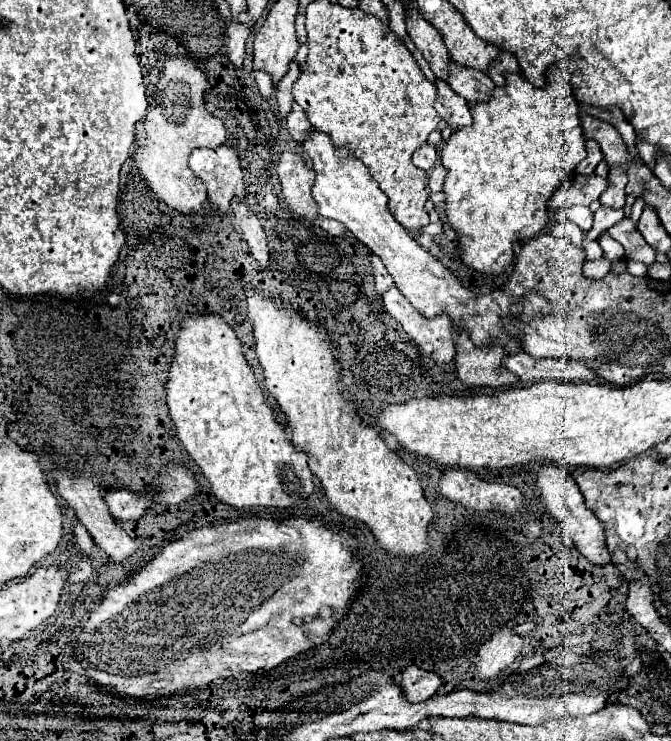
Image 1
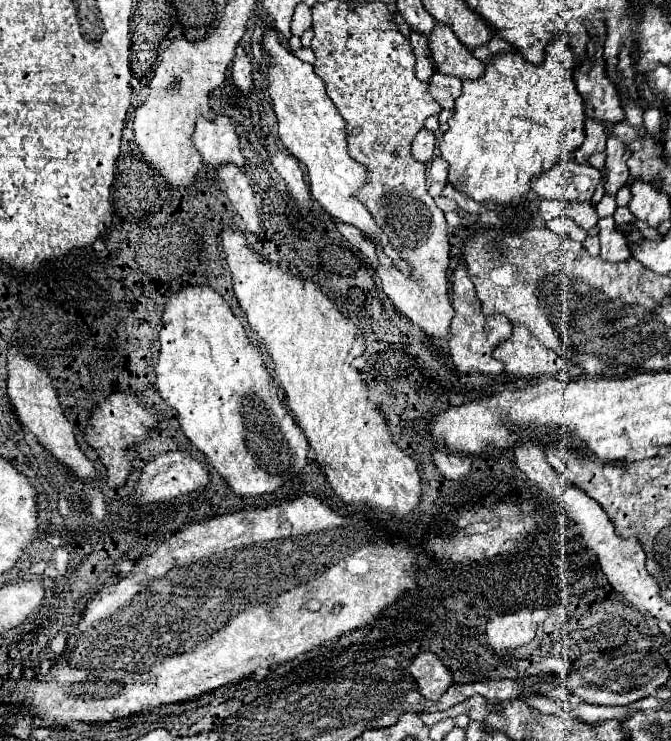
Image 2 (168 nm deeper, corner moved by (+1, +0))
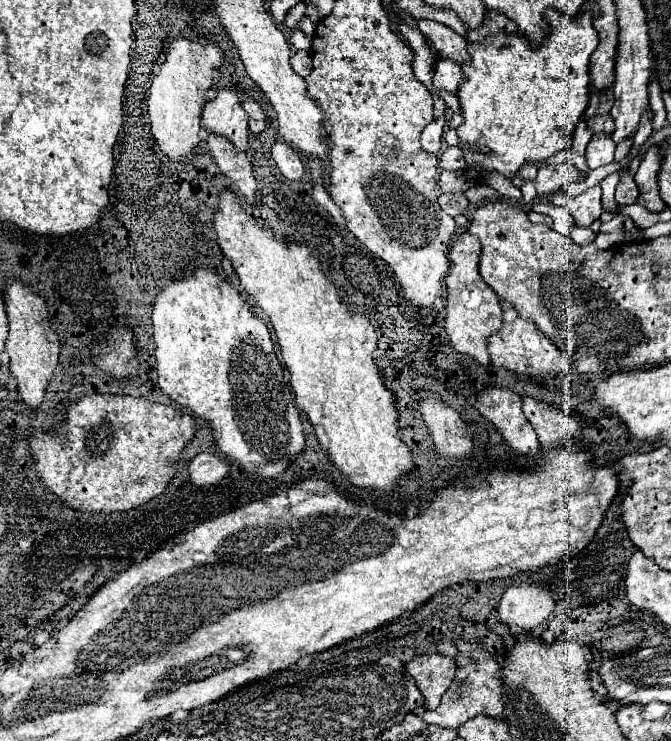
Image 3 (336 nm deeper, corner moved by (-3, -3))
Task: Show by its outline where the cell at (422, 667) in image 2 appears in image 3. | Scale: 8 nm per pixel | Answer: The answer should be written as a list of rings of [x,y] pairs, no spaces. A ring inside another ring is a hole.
[[[443,654],[415,656],[405,664],[407,672],[415,678],[415,684],[425,700],[427,710],[435,710],[441,702],[443,692],[449,688],[455,674],[455,660]]]

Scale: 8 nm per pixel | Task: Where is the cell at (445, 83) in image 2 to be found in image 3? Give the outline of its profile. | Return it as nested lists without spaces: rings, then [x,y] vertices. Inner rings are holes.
[[[439,58],[437,66],[435,66],[435,74],[433,74],[433,84],[441,90],[455,94],[461,80],[463,80],[461,66],[449,58]]]

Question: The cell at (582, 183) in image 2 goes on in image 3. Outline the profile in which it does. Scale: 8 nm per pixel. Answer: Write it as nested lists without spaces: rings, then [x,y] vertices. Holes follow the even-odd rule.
[[[563,162],[563,164],[541,164],[539,166],[539,174],[535,178],[537,184],[537,194],[547,196],[553,190],[569,184],[569,182],[579,182],[581,180],[581,172],[571,164],[571,162]]]

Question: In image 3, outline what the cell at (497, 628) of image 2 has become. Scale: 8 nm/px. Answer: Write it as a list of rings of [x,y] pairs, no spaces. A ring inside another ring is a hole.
[[[521,584],[505,590],[499,602],[499,614],[517,634],[535,630],[553,612],[555,600],[545,586]]]

